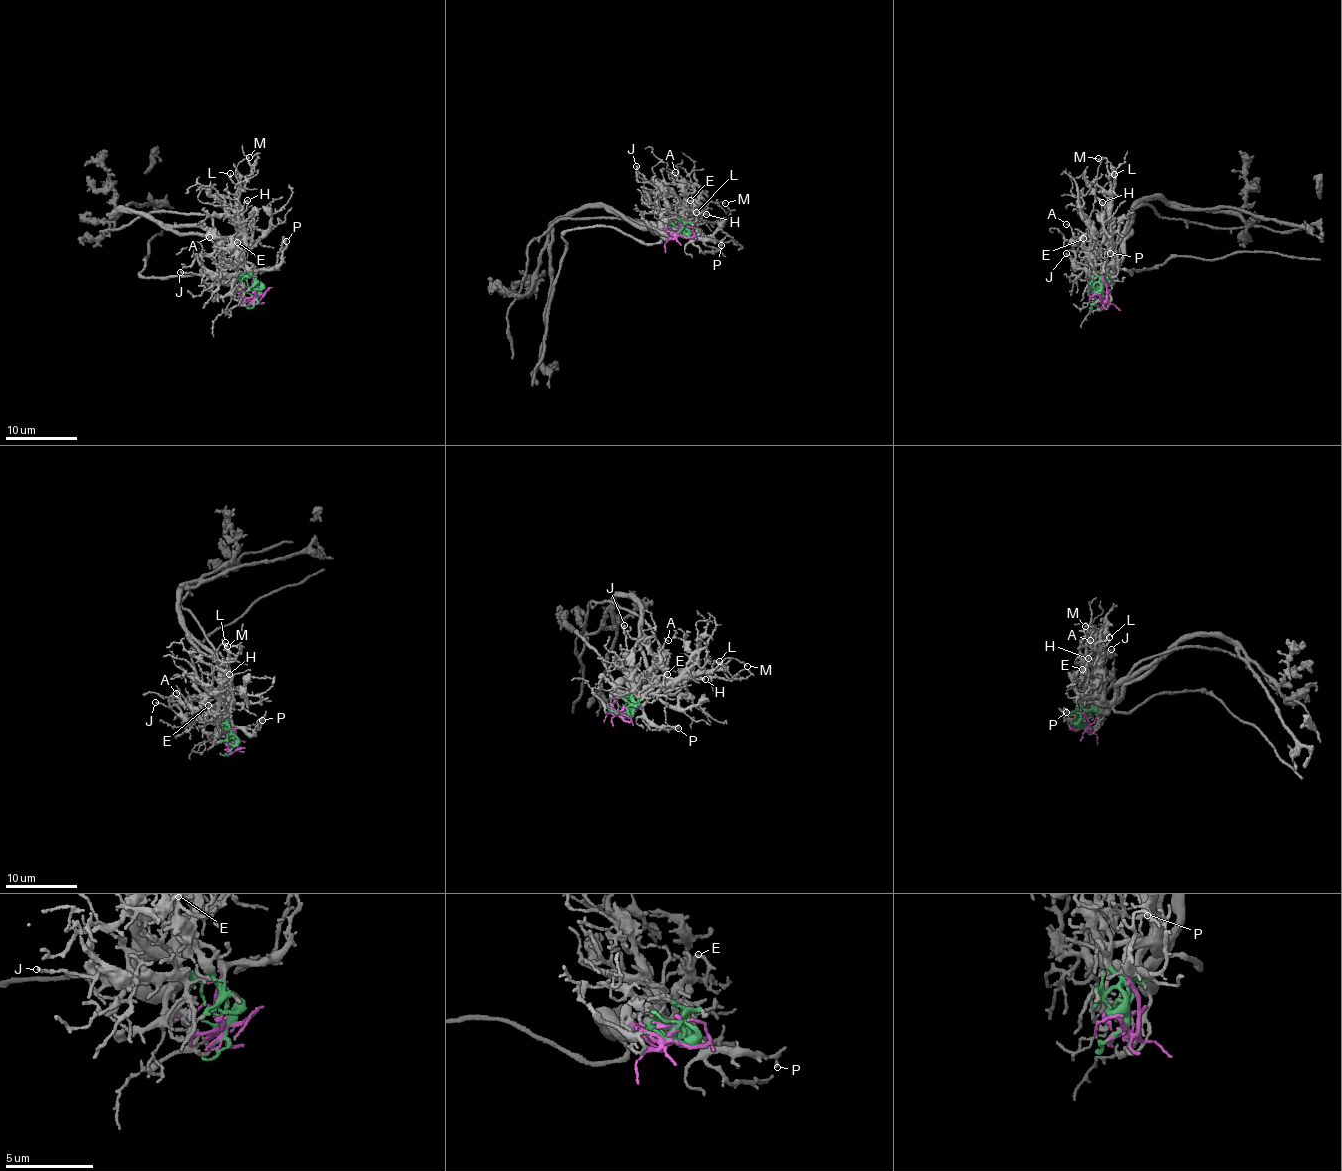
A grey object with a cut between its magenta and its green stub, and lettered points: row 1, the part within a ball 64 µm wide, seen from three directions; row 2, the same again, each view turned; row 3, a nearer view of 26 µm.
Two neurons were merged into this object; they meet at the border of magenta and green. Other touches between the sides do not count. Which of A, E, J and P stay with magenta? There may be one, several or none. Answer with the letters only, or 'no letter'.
P

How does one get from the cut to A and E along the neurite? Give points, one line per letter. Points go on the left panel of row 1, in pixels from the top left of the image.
A: (255, 298), (238, 267), (235, 237), (228, 240), (229, 247), (215, 244), (208, 239), (210, 237)
E: (255, 298), (256, 279), (246, 269), (244, 259), (236, 249), (238, 242)

